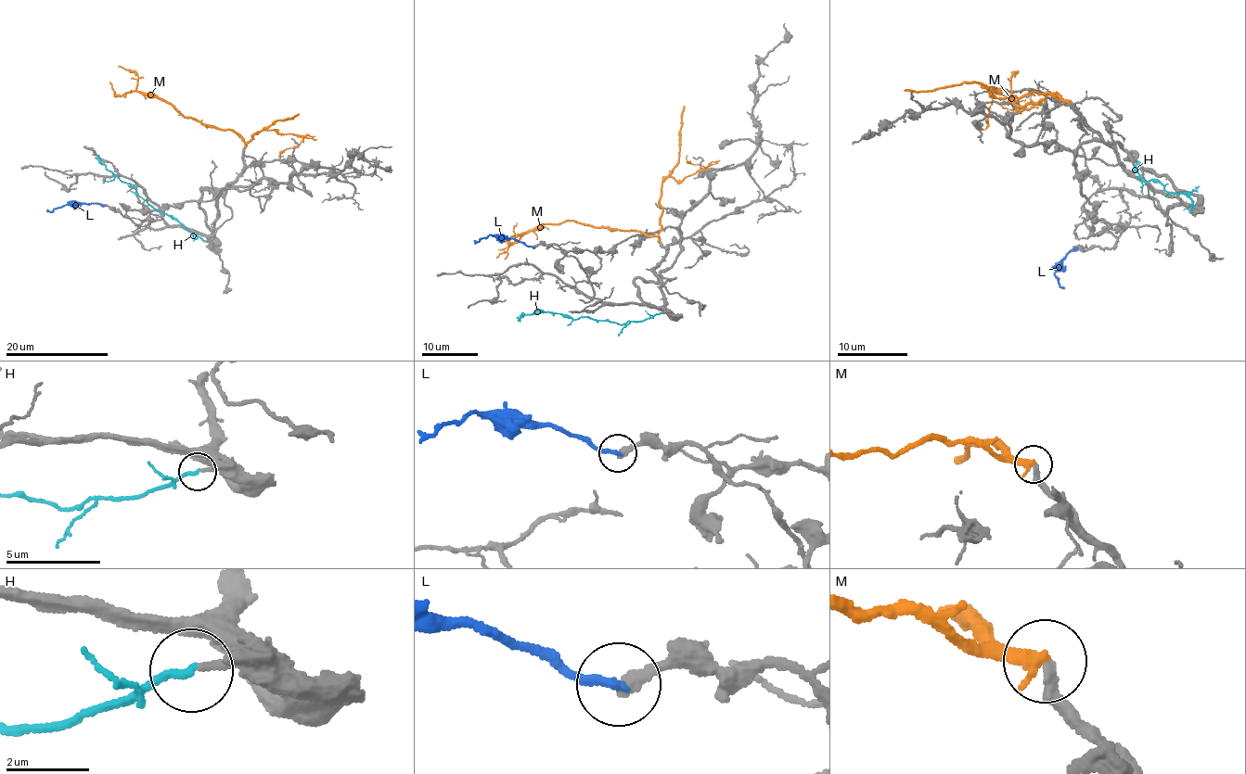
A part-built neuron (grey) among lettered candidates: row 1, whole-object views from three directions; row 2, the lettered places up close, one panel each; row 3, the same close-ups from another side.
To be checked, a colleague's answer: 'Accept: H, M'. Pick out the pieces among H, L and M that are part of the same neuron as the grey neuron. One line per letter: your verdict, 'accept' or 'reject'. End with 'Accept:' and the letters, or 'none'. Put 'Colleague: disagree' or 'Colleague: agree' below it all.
H: accept
L: reject
M: accept
Accept: H, M
Colleague: agree

